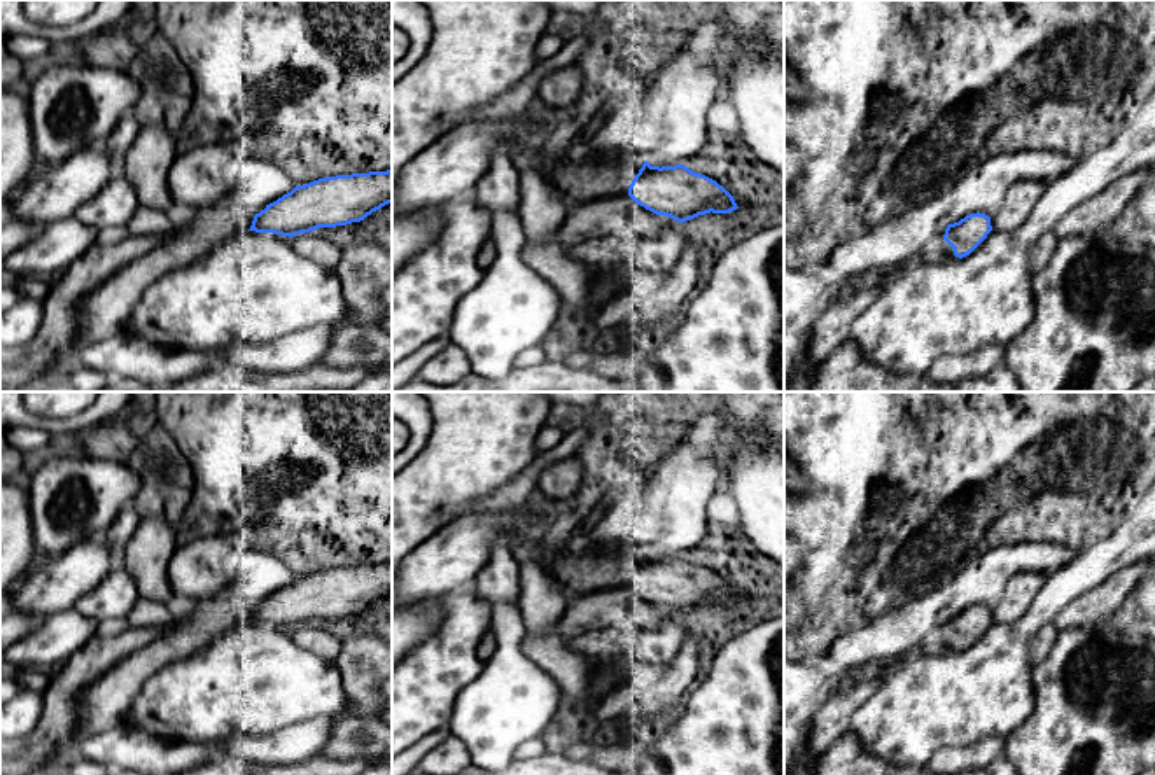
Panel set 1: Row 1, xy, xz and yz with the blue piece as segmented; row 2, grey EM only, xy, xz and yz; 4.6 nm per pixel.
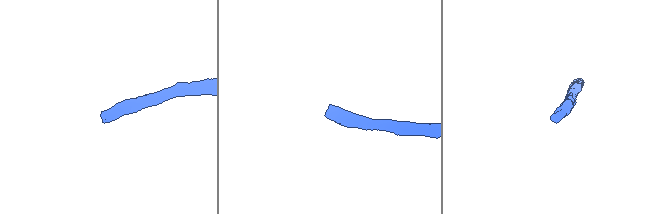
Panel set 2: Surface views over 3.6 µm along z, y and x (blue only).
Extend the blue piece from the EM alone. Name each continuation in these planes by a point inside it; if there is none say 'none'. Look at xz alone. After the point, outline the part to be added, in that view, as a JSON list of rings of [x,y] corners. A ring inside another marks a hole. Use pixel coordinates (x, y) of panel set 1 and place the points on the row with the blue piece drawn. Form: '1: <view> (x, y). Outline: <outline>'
1: xz (592, 177). Outline: [[[590,152],[581,159],[551,159],[541,156],[550,171],[550,184],[560,198],[572,198],[576,203],[626,196],[628,187],[644,159],[635,156],[606,157]]]

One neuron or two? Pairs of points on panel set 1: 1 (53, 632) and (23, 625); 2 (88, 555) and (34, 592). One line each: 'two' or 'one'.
1: two
2: one

